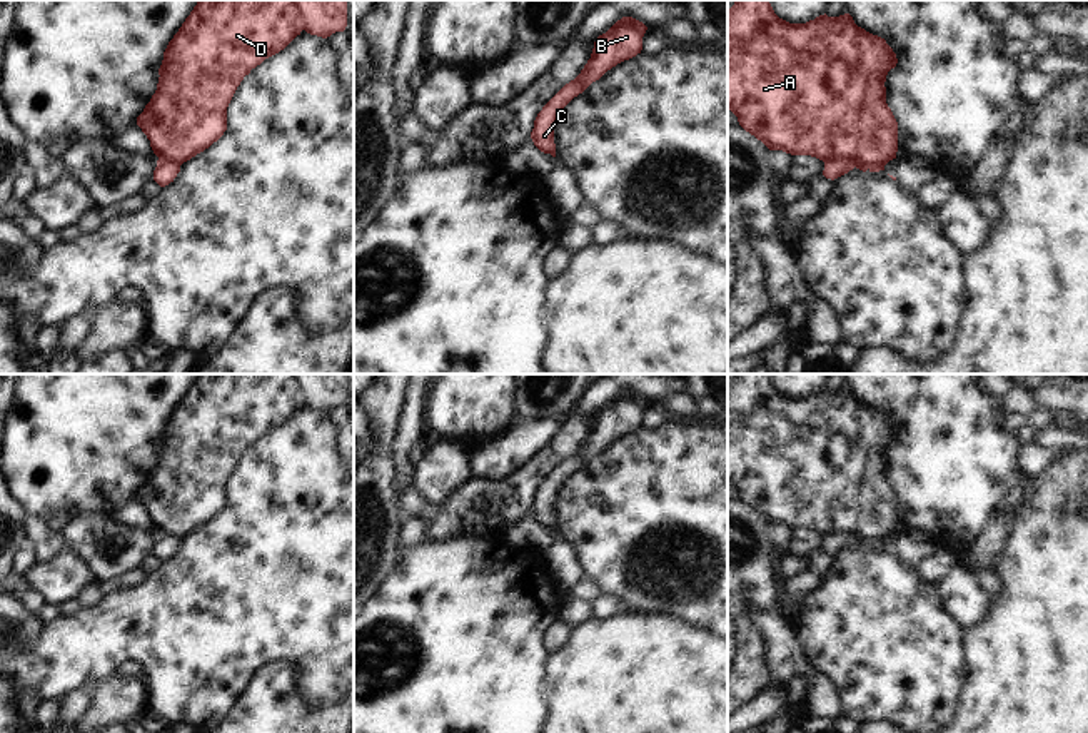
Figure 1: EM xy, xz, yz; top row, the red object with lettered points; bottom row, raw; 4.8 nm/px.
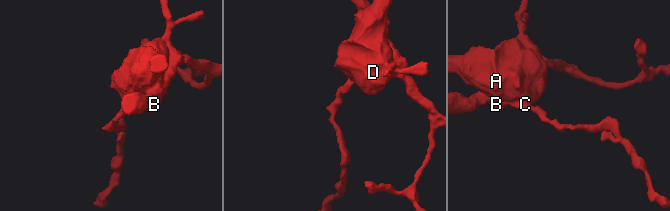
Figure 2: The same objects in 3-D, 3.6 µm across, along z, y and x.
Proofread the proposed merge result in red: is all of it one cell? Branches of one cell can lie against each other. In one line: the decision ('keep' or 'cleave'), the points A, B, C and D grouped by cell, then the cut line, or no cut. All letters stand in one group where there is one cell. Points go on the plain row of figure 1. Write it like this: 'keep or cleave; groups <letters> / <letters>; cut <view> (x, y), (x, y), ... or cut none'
cleave; groups A D / B C; cut yz (825, 535), (855, 535), (883, 541)

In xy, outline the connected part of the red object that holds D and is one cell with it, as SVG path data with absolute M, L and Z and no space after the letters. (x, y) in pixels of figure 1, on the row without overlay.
M199 374L169 416L157 464L137 491L159 534L182 539L217 516L227 504L227 481L244 451L302 404L294 374Z

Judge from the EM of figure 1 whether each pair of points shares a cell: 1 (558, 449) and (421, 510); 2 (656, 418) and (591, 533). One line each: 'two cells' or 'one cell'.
1: two cells
2: two cells

